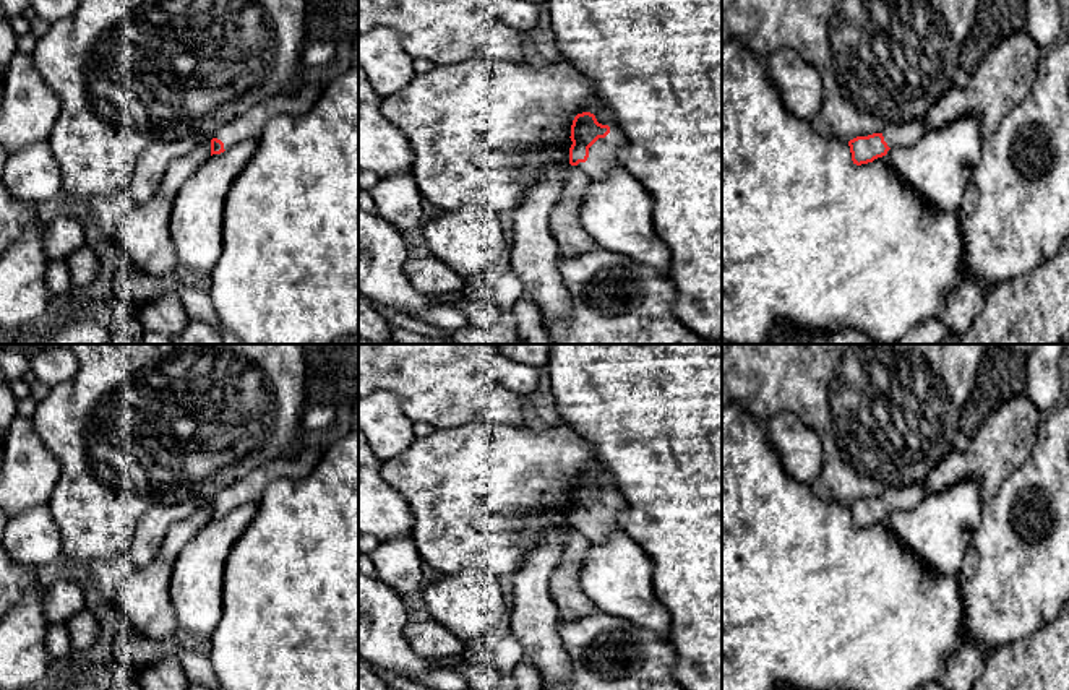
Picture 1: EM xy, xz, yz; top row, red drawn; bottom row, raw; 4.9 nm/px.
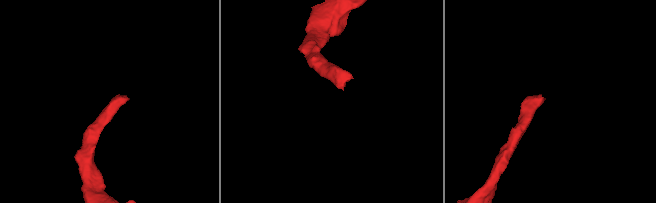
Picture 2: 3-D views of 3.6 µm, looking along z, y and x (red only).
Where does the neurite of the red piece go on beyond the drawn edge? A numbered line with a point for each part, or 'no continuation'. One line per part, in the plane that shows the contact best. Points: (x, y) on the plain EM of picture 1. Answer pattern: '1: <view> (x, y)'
1: xz (602, 521)

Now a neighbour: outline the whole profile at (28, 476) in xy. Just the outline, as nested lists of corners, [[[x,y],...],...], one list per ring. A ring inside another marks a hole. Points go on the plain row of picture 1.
[[[16,416],[3,443],[0,510],[8,520],[31,507],[47,505],[60,476],[54,453],[36,433],[31,419]]]

